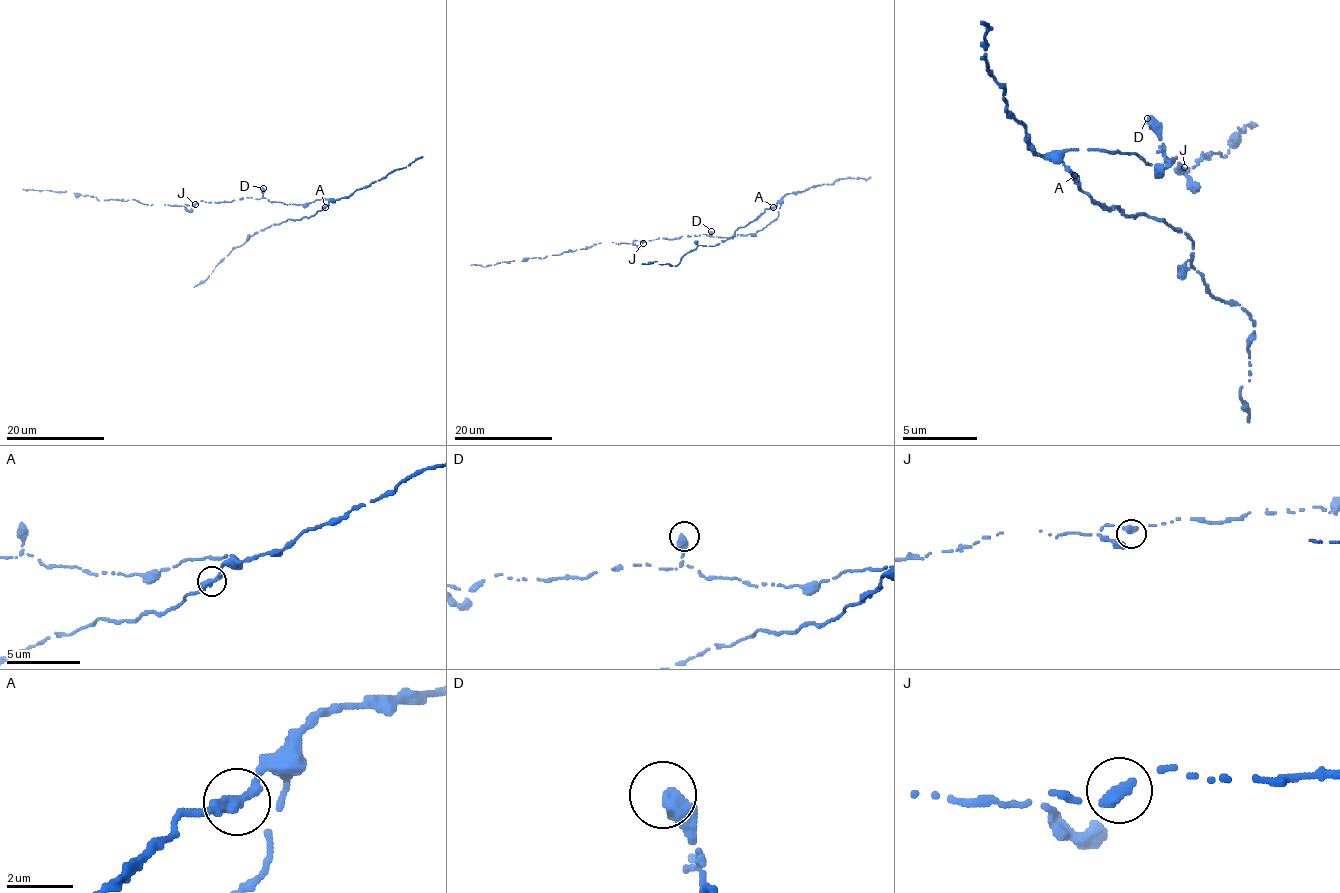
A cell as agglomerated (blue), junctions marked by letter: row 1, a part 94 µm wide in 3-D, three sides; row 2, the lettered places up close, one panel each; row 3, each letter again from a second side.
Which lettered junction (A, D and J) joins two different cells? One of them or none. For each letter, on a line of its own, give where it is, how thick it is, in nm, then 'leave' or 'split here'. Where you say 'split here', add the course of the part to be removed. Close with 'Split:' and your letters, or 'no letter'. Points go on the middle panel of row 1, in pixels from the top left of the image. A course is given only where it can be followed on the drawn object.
A: at (773, 207); 360 nm thick; leave
D: at (711, 231); 480 nm thick; leave
J: at (643, 243); 320 nm thick; leave
Split: no letter

